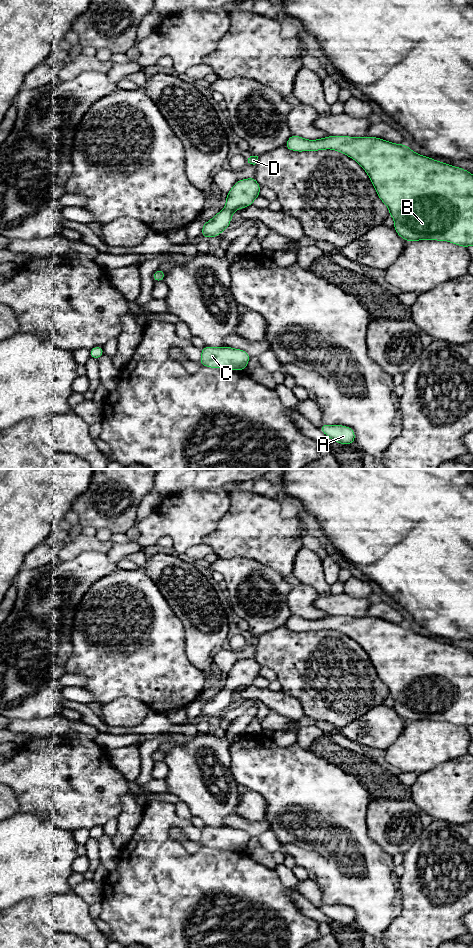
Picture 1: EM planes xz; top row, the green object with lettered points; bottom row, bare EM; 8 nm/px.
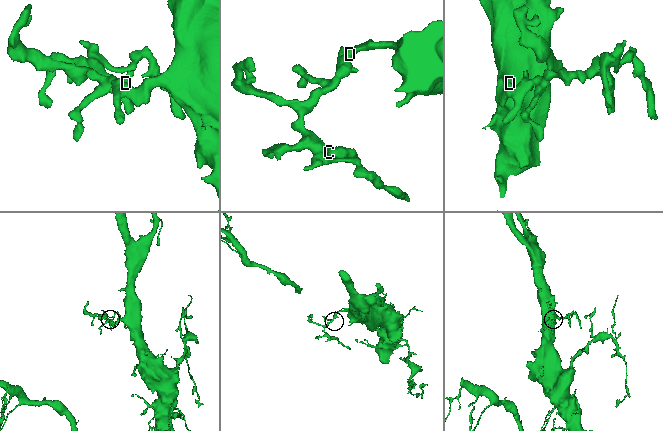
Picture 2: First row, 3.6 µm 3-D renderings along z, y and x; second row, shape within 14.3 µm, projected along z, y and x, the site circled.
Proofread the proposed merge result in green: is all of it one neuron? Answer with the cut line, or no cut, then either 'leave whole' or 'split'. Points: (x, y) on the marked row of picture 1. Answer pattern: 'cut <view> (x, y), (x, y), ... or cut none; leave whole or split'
cut none; leave whole

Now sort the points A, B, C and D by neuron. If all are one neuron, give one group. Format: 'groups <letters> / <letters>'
groups A B C D

